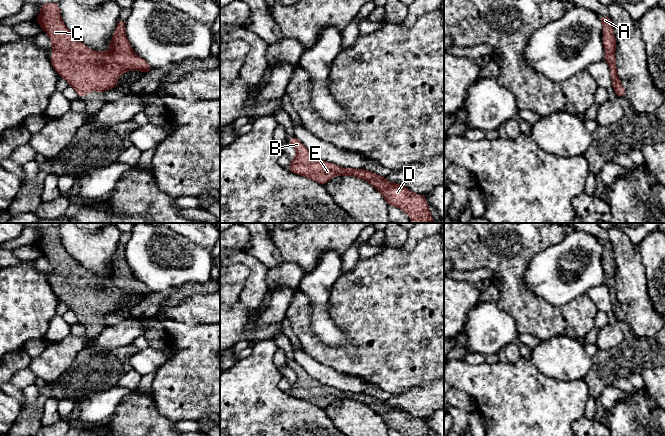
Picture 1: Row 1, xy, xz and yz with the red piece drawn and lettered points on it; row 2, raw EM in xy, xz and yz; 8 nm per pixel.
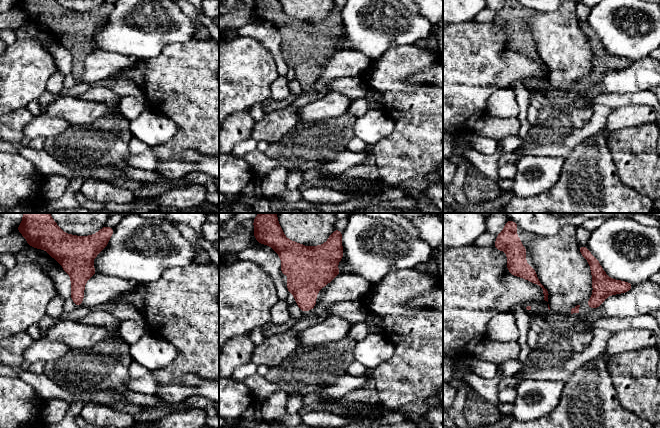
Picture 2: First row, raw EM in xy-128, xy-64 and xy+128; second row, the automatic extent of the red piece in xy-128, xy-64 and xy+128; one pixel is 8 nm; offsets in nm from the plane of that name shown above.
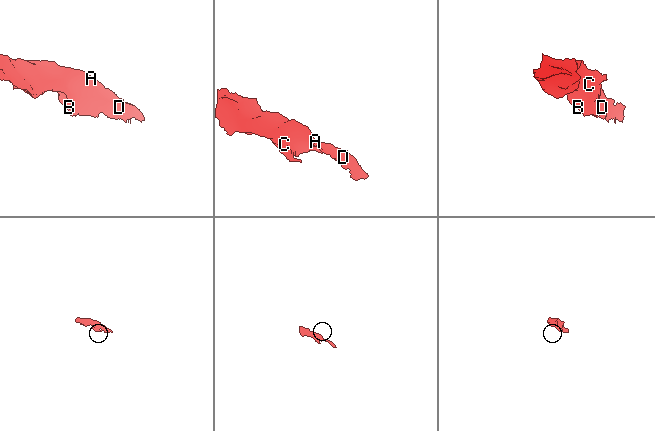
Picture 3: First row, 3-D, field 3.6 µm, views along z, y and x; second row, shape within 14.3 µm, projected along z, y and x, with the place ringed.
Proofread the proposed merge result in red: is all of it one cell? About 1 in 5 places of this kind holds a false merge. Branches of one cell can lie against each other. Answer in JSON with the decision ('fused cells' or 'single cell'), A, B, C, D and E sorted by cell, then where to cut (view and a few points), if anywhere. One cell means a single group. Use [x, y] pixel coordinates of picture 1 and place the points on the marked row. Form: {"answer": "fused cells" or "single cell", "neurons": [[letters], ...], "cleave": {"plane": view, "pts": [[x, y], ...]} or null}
{"answer": "single cell", "neurons": [["A", "B", "C", "D", "E"]], "cleave": null}

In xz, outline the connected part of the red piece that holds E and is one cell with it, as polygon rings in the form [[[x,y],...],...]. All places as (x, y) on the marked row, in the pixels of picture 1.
[[[296,137],[288,138],[288,142],[296,149],[296,157],[291,160],[289,167],[290,172],[323,185],[337,175],[358,177],[376,188],[389,206],[395,206],[412,217],[411,223],[432,223],[433,217],[424,195],[414,194],[403,185],[388,182],[385,177],[367,170],[341,168],[330,162],[318,160]]]

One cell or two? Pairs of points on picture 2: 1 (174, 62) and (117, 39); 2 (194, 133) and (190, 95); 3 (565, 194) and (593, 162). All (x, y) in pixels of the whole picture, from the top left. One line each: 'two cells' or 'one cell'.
1: two cells
2: one cell
3: one cell

